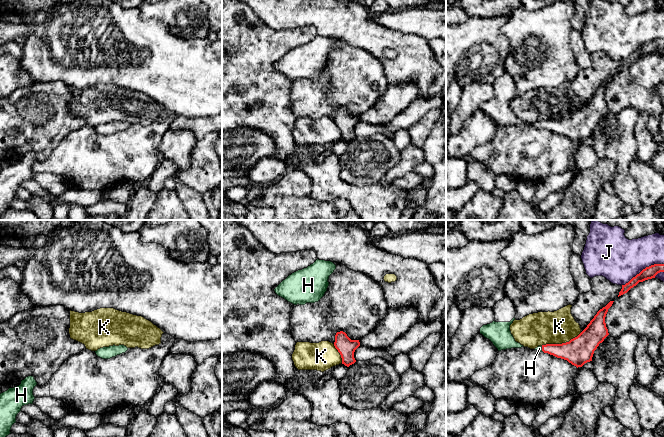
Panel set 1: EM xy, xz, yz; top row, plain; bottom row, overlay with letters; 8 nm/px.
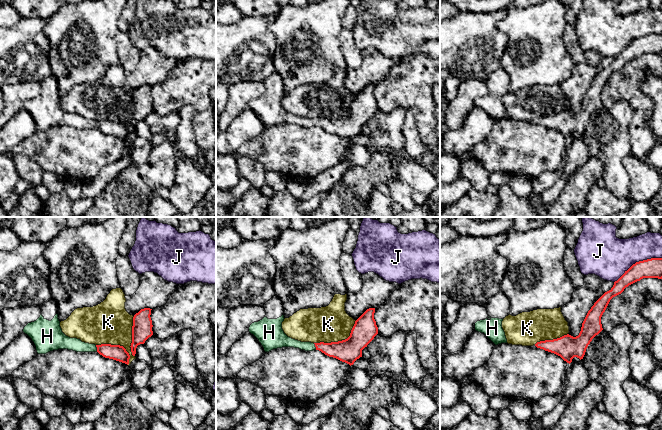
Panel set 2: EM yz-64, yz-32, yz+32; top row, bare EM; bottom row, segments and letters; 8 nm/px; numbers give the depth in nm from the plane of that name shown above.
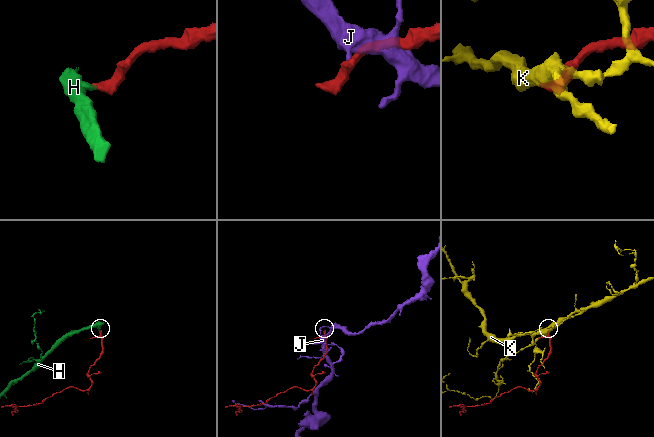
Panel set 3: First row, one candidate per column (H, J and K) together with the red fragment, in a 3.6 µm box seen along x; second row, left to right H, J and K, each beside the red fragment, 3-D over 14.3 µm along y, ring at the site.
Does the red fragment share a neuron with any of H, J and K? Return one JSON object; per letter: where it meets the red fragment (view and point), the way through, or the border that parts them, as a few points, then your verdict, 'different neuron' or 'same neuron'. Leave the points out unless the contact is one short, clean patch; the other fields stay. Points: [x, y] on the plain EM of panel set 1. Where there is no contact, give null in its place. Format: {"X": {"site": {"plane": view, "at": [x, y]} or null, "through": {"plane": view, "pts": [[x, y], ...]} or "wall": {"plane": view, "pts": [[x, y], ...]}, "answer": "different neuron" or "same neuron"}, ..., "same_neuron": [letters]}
{"H": {"site": {"plane": "yz", "at": [542, 125]}, "through": {"plane": "yz", "pts": [[573, 127], [542, 125], [539, 124]]}, "answer": "same neuron"}, "J": {"site": {"plane": "yz", "at": [643, 45]}, "answer": "different neuron"}, "K": {"site": {"plane": "yz", "at": [562, 119]}, "answer": "different neuron"}, "same_neuron": ["H"]}

